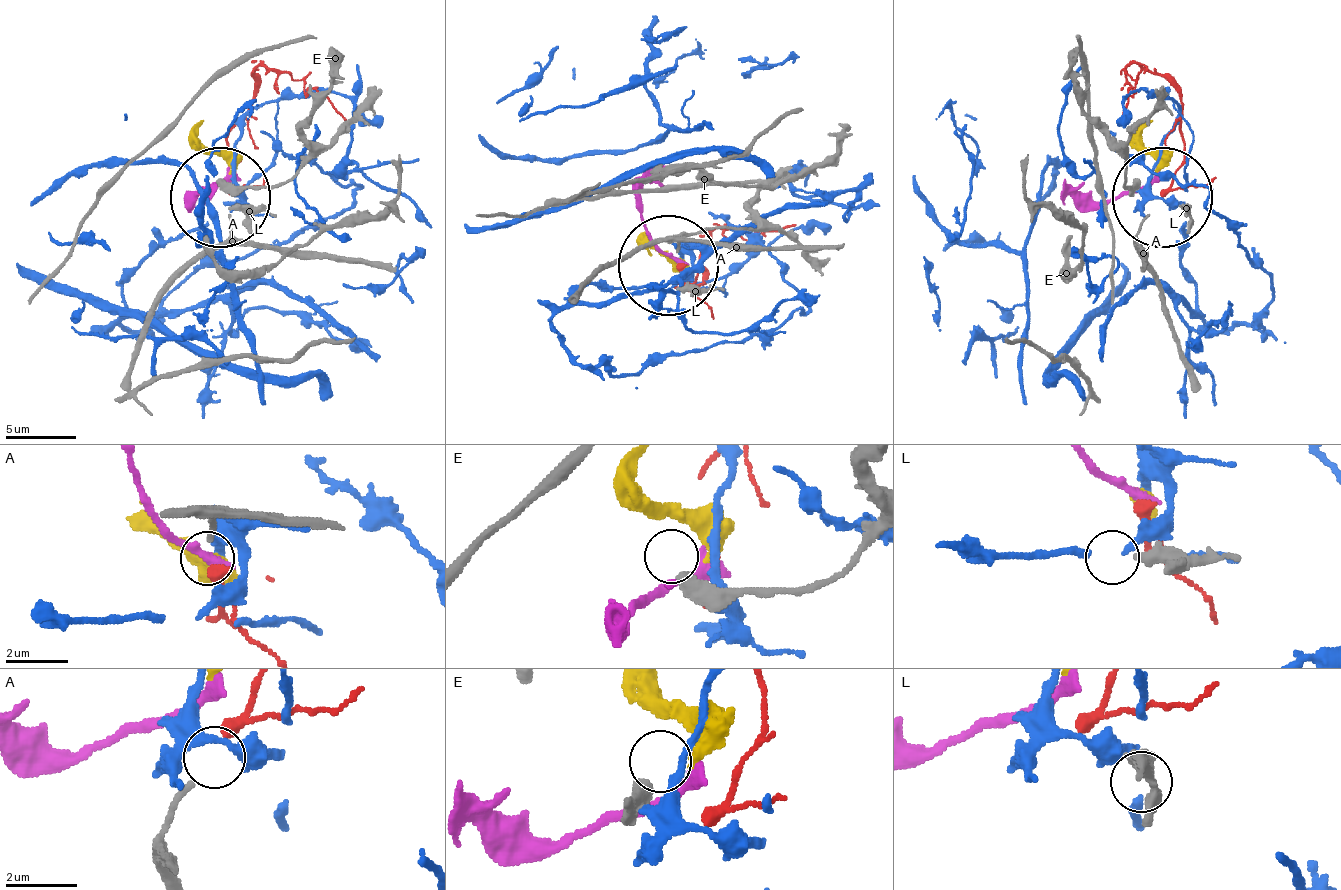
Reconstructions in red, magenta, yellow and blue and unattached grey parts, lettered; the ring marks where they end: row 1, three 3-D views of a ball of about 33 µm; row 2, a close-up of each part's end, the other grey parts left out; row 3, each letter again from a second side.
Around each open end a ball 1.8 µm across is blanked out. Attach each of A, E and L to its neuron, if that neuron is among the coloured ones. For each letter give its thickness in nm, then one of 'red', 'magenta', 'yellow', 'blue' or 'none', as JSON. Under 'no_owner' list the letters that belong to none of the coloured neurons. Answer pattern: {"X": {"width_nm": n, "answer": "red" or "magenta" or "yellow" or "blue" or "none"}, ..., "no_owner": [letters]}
{"A": {"width_nm": 150, "answer": "red"}, "E": {"width_nm": 500, "answer": "none"}, "L": {"width_nm": 360, "answer": "none"}, "no_owner": ["E", "L"]}

